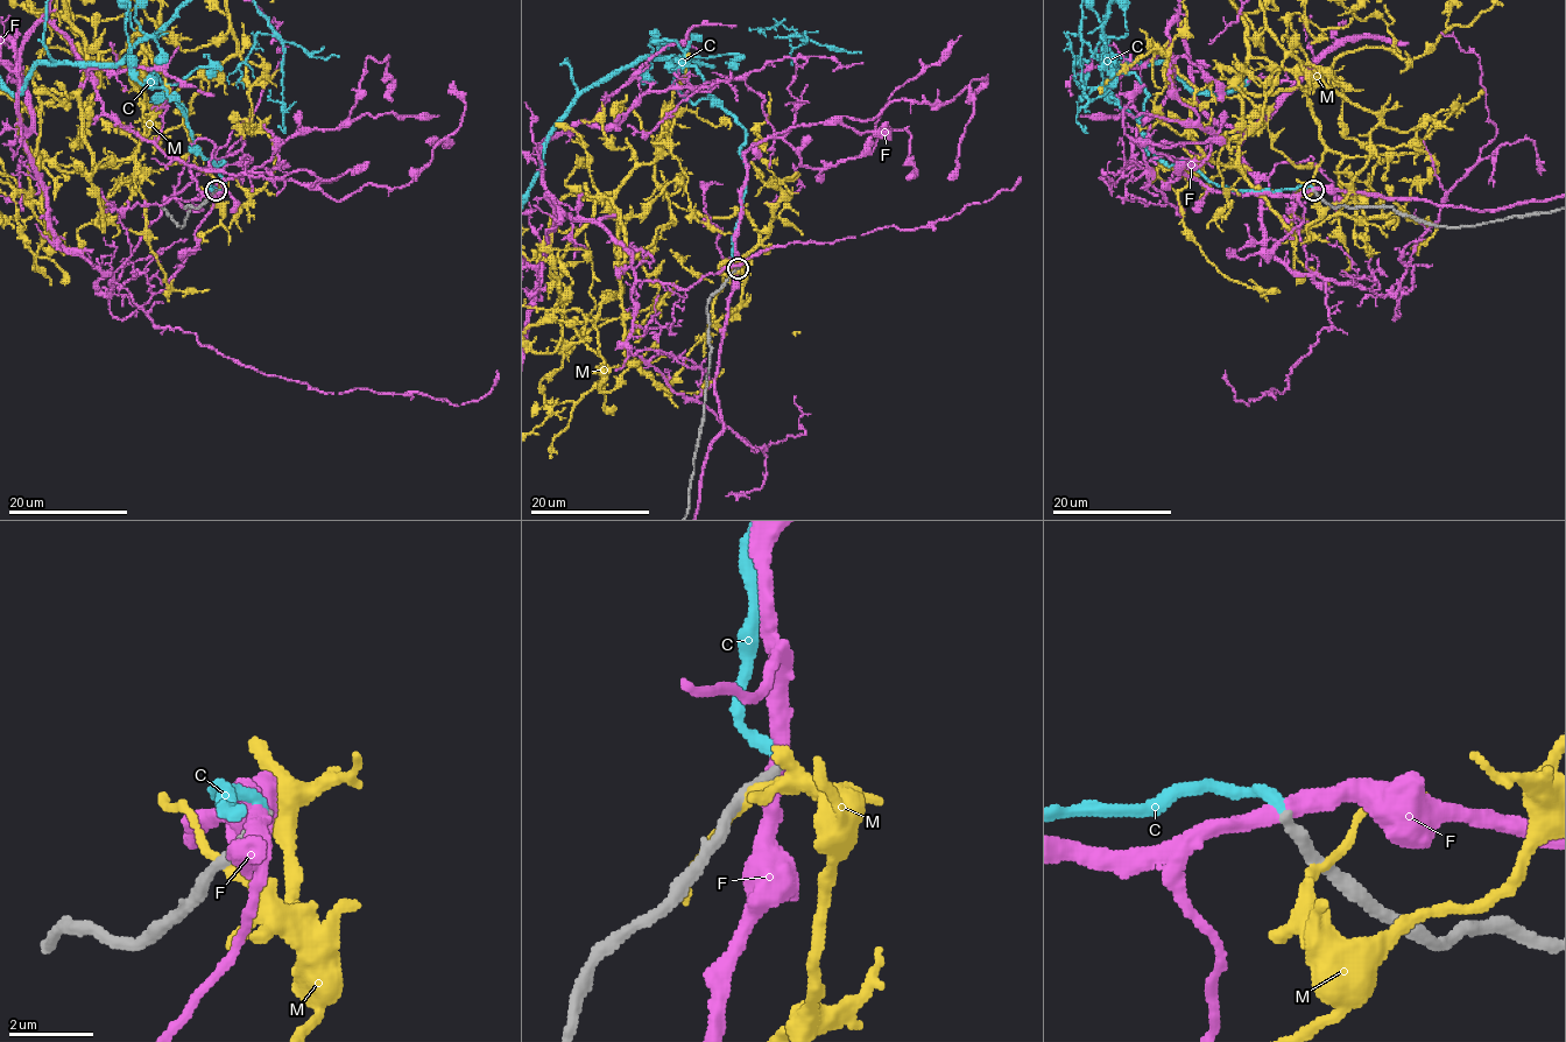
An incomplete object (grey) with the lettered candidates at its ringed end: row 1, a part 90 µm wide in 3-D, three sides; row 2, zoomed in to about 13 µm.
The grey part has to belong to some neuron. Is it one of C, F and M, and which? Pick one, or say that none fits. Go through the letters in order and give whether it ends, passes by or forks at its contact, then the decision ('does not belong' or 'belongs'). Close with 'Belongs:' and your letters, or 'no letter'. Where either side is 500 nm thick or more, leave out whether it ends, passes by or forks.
C: it ends; belongs
F: it passes by; does not belong
M: it passes by; does not belong
Belongs: C

